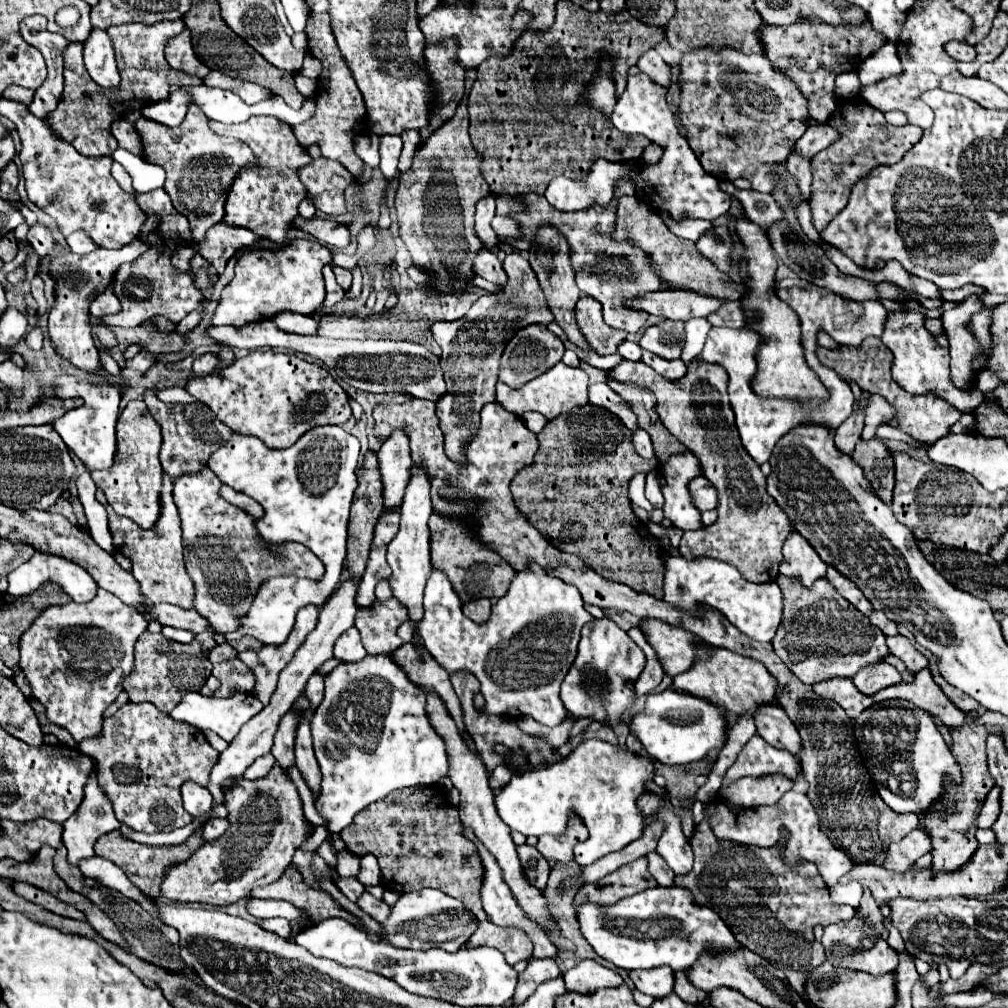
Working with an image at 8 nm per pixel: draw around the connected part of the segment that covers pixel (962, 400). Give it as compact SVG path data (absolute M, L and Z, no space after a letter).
M917 309L887 313L881 341L895 355L895 361L891 367L895 381L911 393L939 393L939 397L947 397L947 401L951 401L951 405L955 405L959 411L963 411L963 413L973 411L975 405L979 405L979 401L983 401L983 393L979 389L975 389L975 393L967 393L967 391L953 387L953 383L949 379L949 353L945 347L935 345L935 339L923 327L923 321L925 321L925 315Z

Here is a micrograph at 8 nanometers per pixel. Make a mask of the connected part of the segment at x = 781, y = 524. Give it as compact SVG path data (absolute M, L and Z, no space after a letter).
M623 361L611 375L623 383L639 383L649 387L657 397L657 413L663 425L687 445L701 461L705 477L719 493L717 521L707 529L685 531L679 543L683 557L715 557L735 565L747 581L775 581L783 561L783 541L791 533L791 523L775 499L767 493L767 479L745 451L735 427L735 415L727 397L727 373L715 365L689 365L687 377L665 381L641 361Z

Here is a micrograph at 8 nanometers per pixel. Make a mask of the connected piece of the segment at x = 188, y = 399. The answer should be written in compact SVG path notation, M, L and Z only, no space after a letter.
M167 387L167 389L161 389L157 391L157 397L163 401L163 403L193 403L197 399L193 399L185 389L181 387Z

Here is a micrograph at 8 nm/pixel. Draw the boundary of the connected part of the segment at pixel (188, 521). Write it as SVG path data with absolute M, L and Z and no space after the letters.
M205 469L197 475L179 477L173 487L173 499L181 515L187 573L195 583L195 609L215 629L231 633L241 627L241 619L247 615L263 581L279 575L317 581L323 577L325 565L315 553L295 541L267 547L263 537L259 537L255 519L219 495L221 485L219 477L211 469Z

